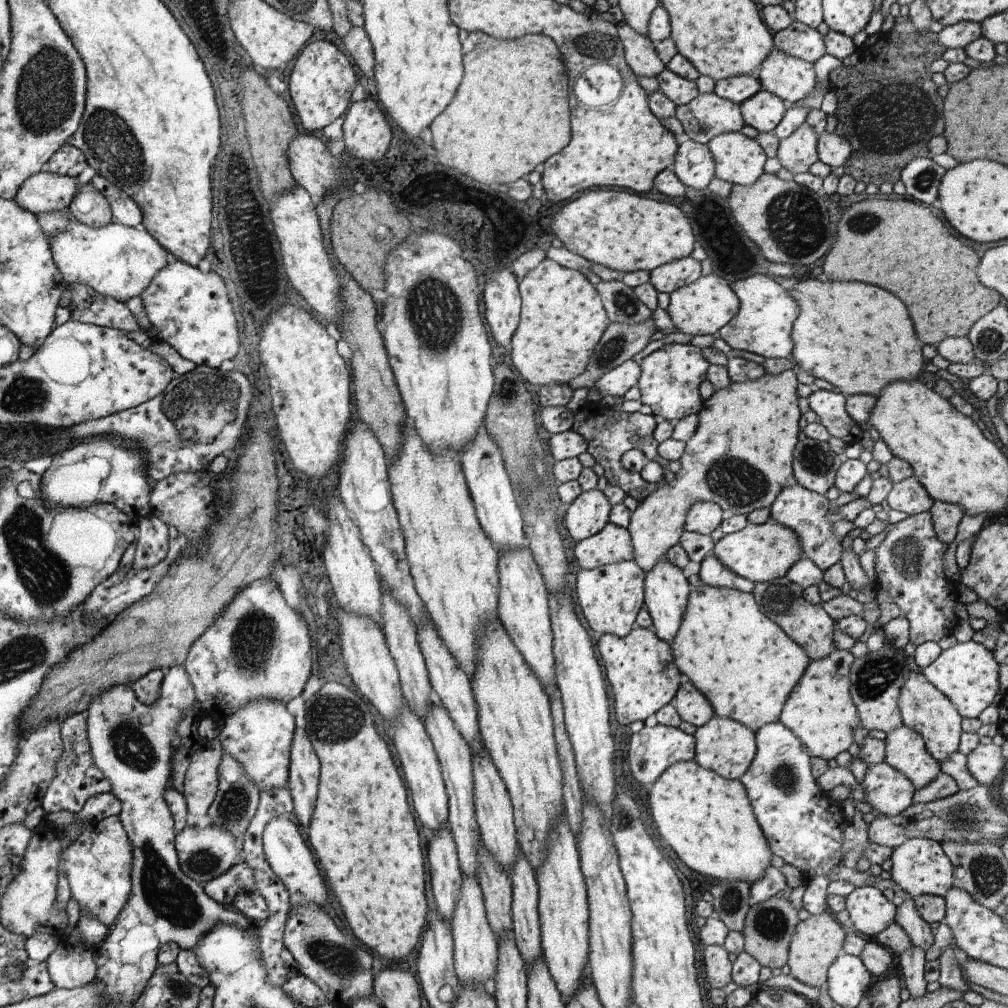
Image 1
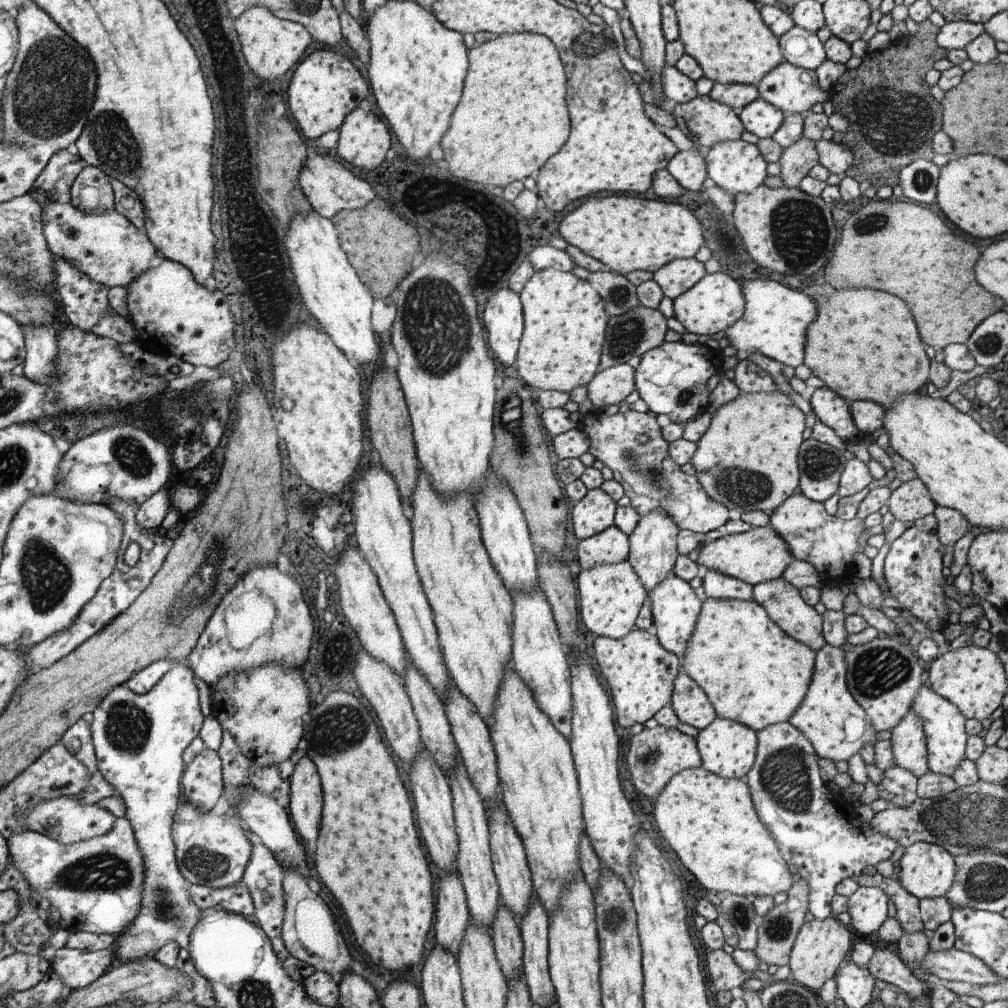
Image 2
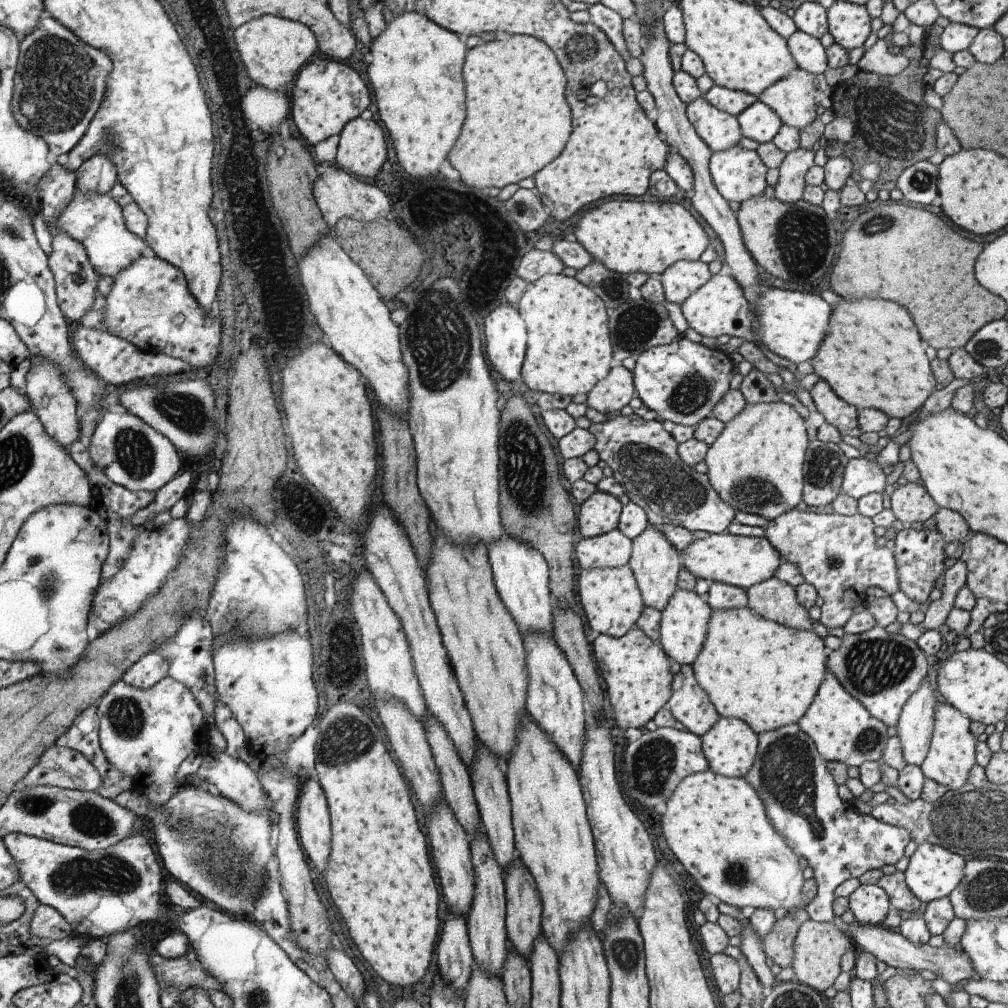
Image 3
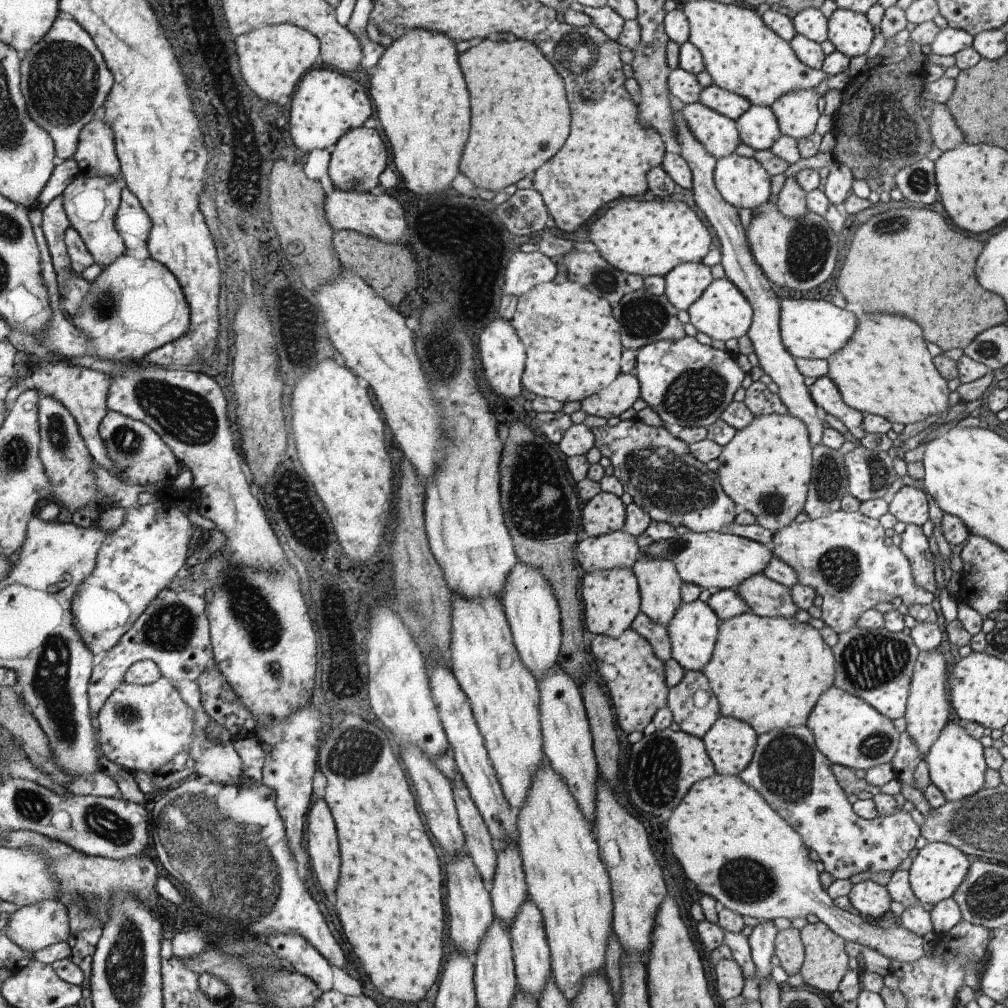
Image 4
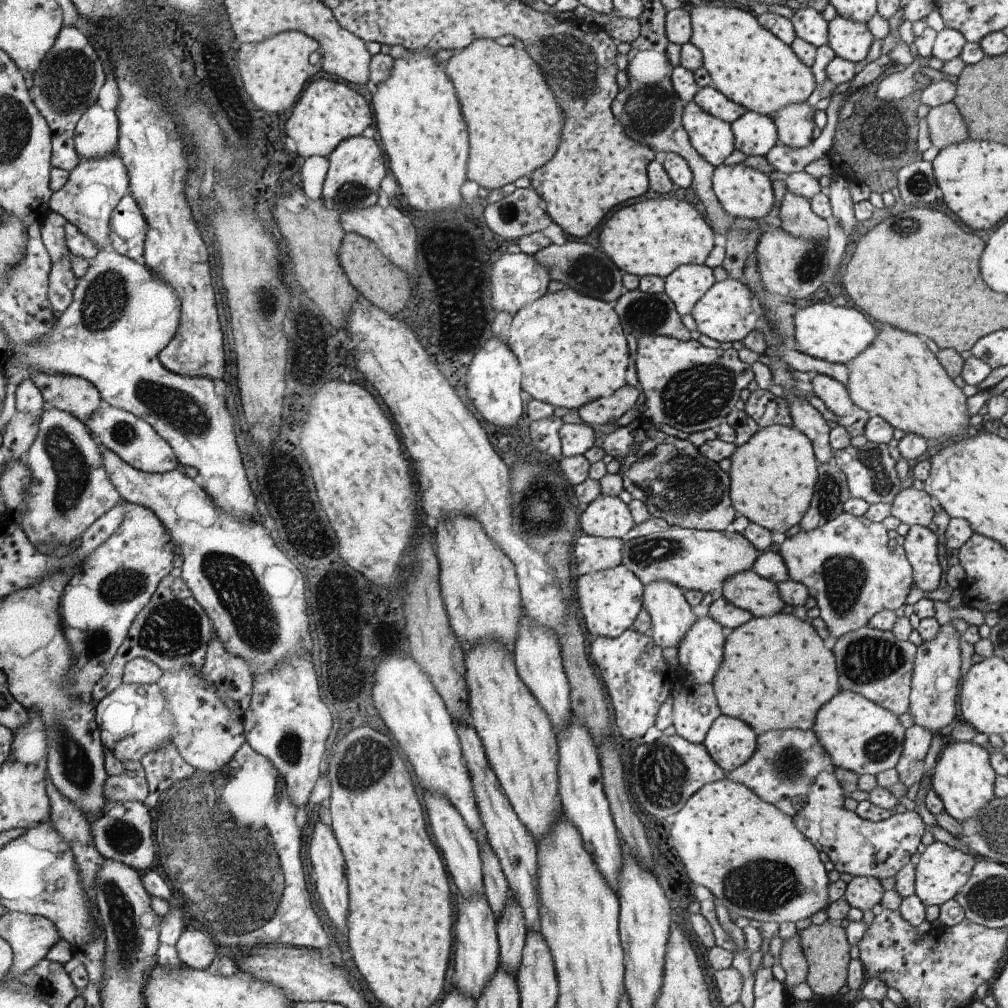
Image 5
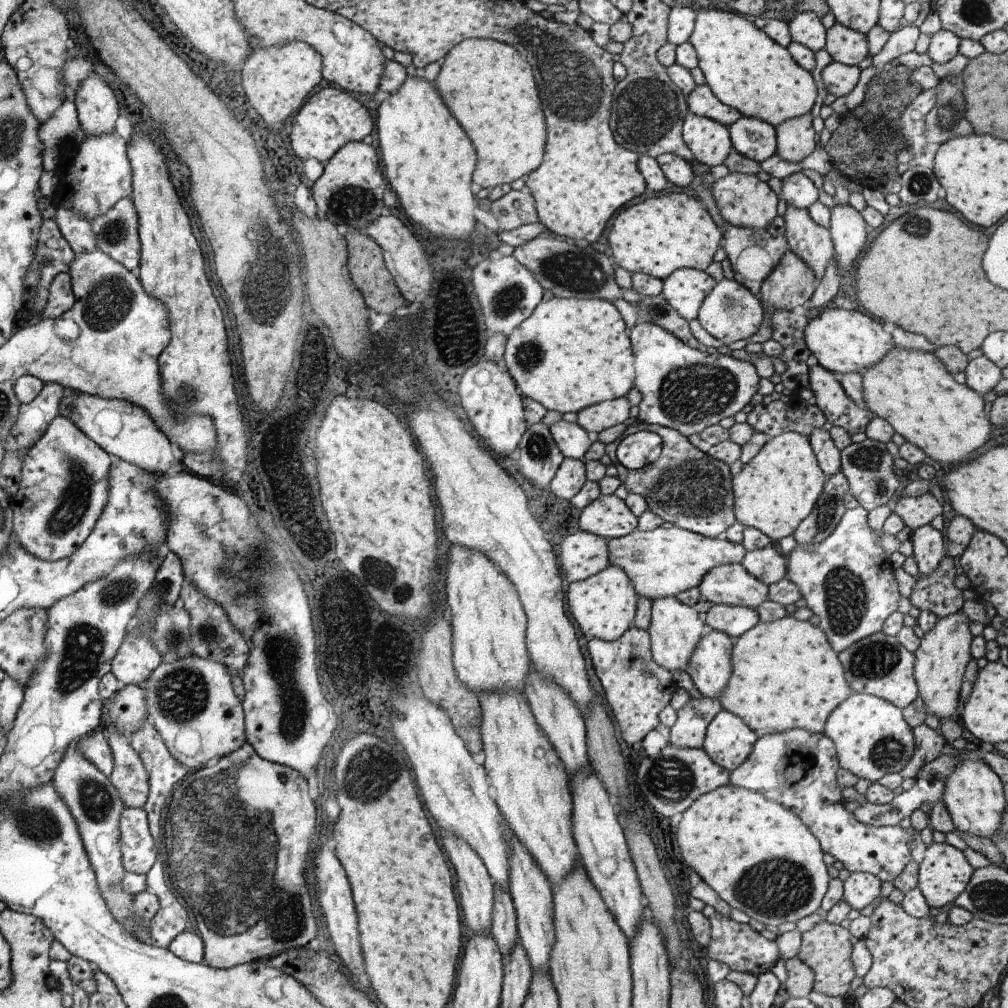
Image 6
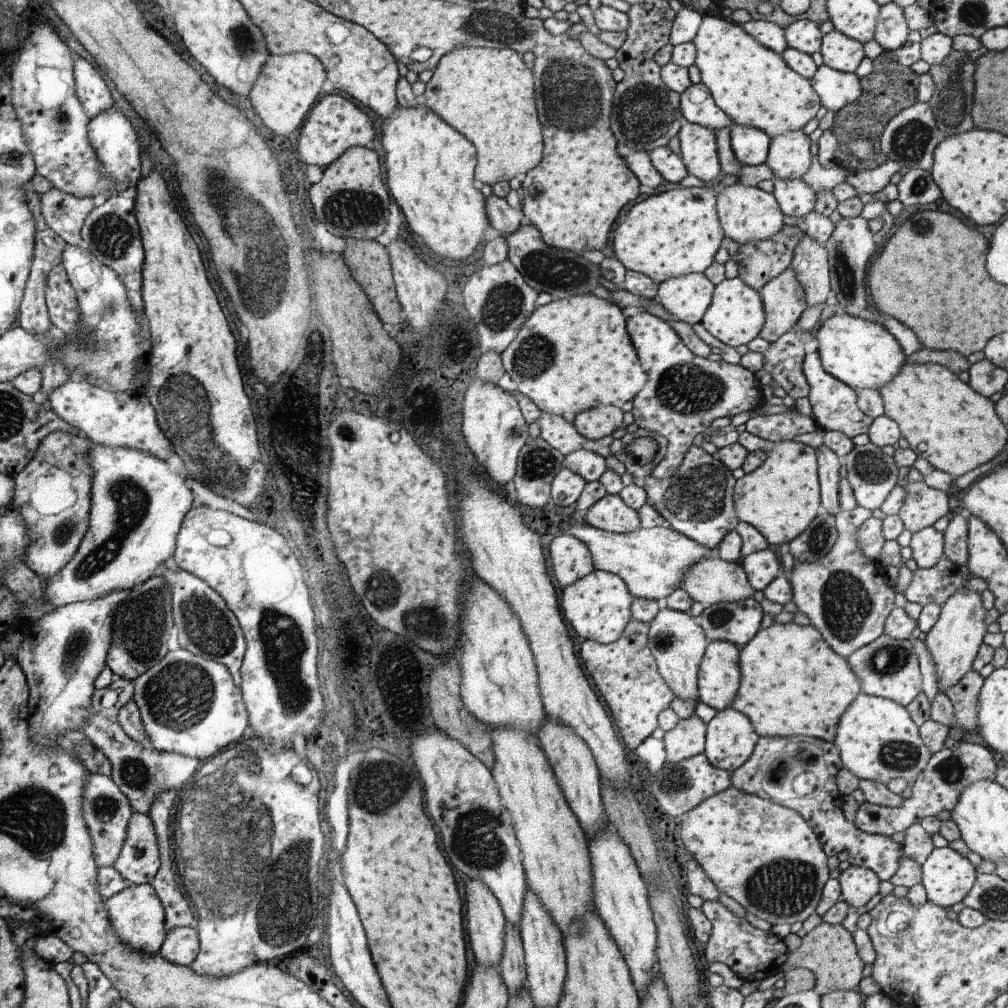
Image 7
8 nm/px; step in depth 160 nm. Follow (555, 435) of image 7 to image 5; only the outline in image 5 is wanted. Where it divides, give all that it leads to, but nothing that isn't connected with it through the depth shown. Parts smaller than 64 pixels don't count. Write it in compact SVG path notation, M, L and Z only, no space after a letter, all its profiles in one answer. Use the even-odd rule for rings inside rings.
M564 423L560 427L561 456L580 456L594 446L595 431L586 423Z

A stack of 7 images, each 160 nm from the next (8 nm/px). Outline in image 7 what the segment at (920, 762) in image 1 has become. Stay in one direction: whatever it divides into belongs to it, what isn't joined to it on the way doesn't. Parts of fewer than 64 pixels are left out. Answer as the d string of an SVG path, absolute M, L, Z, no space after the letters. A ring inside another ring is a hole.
M964 581L963 588L946 601L938 620L926 633L925 645L935 664L940 693L960 682L962 677L970 672L978 649L983 643L982 638L987 632L984 624L987 610L982 607L981 594L970 591L967 583L968 581Z

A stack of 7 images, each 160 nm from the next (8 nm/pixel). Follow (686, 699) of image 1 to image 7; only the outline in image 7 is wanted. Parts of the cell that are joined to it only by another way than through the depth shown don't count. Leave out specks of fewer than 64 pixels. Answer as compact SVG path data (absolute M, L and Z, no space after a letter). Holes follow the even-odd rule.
M694 713L688 719L679 719L678 724L670 729L664 737L666 762L677 763L681 760L696 756L705 752L705 736L707 724Z

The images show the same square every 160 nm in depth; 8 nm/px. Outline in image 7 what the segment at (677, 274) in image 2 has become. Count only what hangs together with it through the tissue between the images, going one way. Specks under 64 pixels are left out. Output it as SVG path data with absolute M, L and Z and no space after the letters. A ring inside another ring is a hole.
M690 273L659 283L656 301L676 320L698 324L708 310L715 285L704 273Z

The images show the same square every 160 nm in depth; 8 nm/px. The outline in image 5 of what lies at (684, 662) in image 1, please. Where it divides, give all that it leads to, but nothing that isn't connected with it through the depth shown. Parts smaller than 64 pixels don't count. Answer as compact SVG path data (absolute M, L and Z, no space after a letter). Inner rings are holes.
M780 612L771 617L752 617L747 623L732 629L723 651L722 664L711 682L722 715L743 720L758 736L778 729L810 730L818 709L841 690L834 653L824 646L812 623L793 614Z

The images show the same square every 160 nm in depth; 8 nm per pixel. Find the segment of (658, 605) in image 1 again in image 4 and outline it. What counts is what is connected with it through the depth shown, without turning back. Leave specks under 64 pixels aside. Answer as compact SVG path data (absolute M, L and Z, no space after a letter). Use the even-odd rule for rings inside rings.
M696 599L689 603L680 603L666 629L671 640L671 657L685 671L702 671L708 664L718 636L718 622L720 622L720 617L707 602Z

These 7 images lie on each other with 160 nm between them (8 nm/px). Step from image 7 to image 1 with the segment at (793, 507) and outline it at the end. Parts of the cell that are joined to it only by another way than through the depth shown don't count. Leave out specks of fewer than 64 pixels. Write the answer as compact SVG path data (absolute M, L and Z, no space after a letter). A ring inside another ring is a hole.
M784 370L780 374L764 373L756 380L731 383L726 388L715 390L704 400L702 408L697 412L699 423L692 438L686 443L683 456L679 458L680 470L675 473L668 484L654 489L631 514L629 530L633 546L634 560L645 574L660 559L665 558L666 551L679 543L685 528L688 511L695 502L712 501L718 504L724 512L747 516L754 509L769 507L778 493L793 482L792 461L794 448L802 431L798 408L798 378L793 370Z

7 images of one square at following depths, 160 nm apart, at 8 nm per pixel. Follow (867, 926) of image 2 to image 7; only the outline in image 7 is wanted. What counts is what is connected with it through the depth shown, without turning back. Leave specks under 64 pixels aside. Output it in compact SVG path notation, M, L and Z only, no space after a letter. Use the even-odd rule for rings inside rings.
M852 864L847 870L842 871L838 880L841 898L852 910L866 905L872 896L876 896L881 881L872 870L864 868L863 865Z

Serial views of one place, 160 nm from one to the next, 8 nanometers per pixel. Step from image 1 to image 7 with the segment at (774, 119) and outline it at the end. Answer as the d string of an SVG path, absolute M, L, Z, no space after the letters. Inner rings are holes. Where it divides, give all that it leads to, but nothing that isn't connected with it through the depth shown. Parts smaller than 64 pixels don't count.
M736 124L730 127L731 147L742 166L767 162L771 138L763 130Z

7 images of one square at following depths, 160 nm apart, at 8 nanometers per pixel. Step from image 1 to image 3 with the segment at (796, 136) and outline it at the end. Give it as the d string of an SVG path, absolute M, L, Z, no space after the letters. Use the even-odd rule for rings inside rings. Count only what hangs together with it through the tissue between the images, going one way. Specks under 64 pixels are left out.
M798 147L785 155L779 166L779 177L775 184L775 197L785 203L795 203L803 198L805 176L814 163L812 149Z

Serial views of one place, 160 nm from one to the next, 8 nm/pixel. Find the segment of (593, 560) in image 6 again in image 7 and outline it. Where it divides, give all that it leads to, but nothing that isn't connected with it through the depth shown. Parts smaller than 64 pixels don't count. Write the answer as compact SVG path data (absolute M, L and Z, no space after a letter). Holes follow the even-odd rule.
M562 531L550 544L550 562L556 582L564 587L595 569L591 550L583 540Z

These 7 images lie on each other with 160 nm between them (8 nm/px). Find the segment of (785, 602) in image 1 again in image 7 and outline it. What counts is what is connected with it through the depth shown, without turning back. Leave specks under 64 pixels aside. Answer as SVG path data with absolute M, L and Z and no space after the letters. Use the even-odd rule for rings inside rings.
M710 557L691 565L680 588L704 607L753 598L756 591L742 564Z

